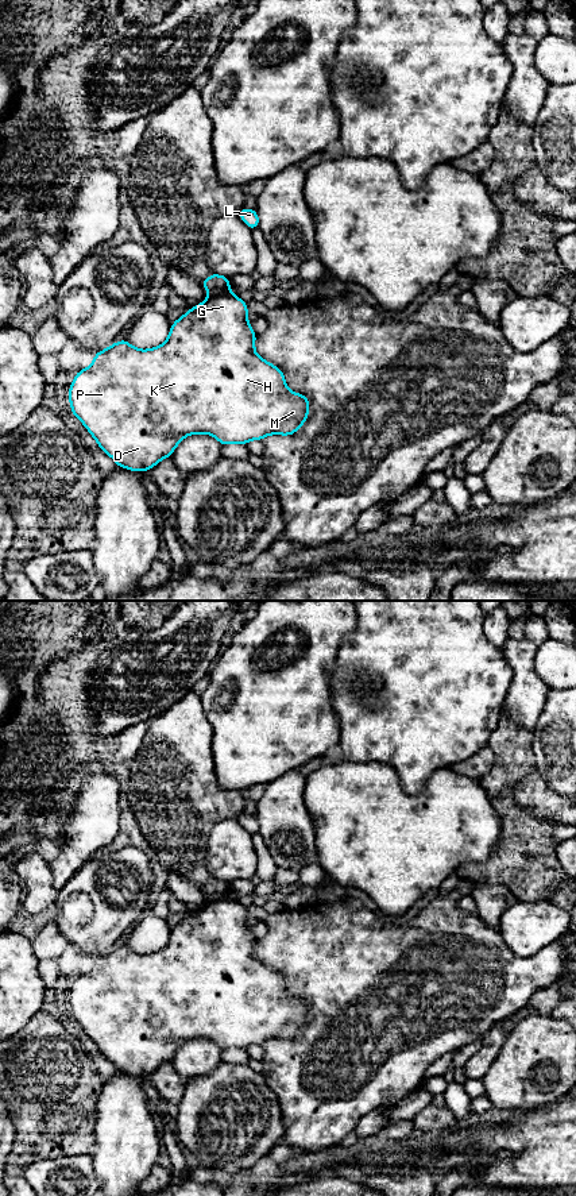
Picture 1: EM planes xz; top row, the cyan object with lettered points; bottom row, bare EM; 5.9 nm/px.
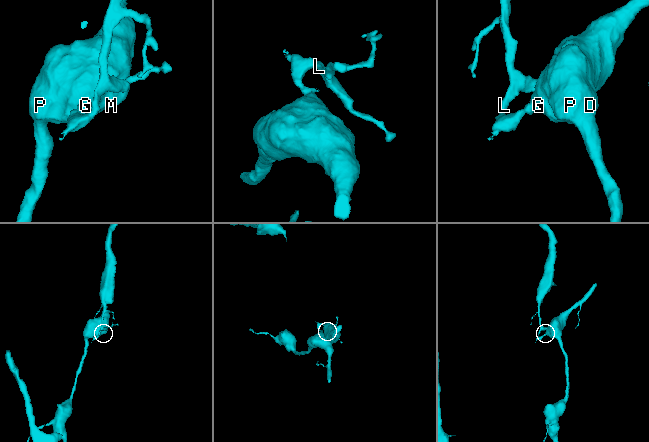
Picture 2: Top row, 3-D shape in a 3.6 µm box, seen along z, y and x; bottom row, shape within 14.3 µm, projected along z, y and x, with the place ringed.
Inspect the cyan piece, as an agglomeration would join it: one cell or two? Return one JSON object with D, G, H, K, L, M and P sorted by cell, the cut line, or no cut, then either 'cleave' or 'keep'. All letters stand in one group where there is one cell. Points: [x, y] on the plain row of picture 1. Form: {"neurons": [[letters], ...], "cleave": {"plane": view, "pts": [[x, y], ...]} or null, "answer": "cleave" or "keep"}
{"neurons": [["D", "G", "H", "K", "M", "P"], ["L"]], "cleave": {"plane": "xz", "pts": [[228, 894], [213, 898]]}, "answer": "cleave"}

